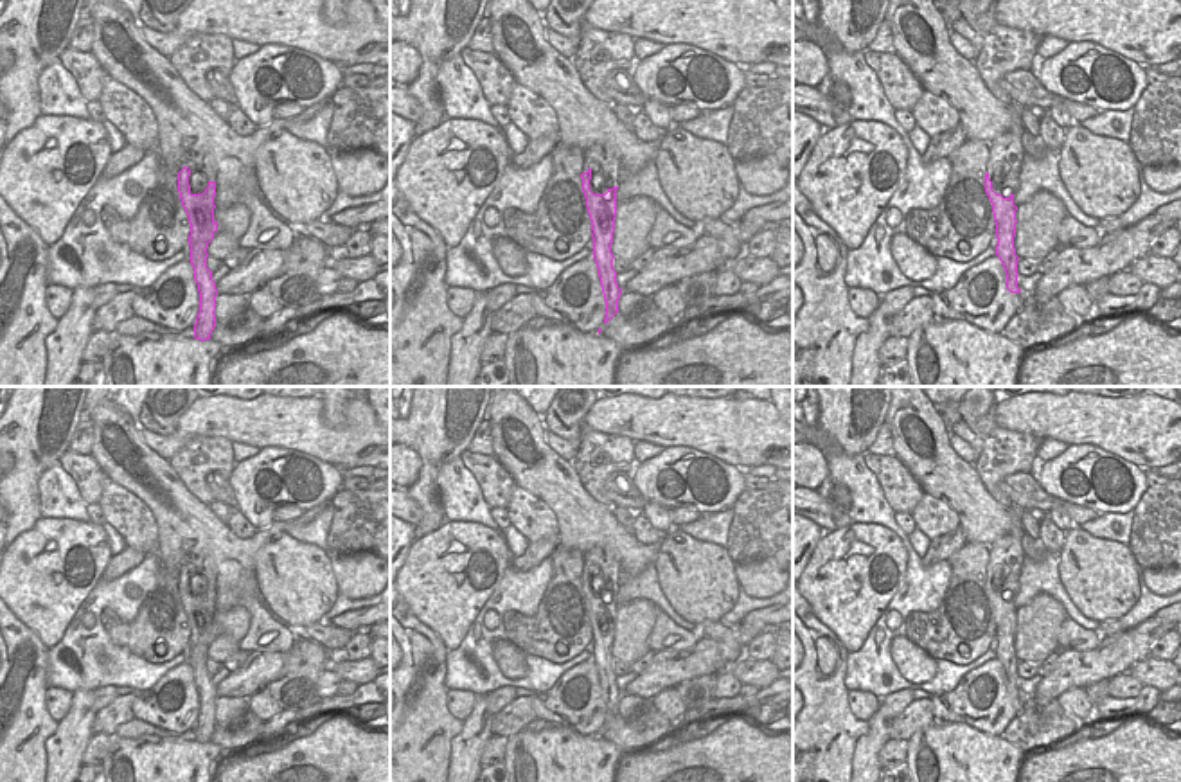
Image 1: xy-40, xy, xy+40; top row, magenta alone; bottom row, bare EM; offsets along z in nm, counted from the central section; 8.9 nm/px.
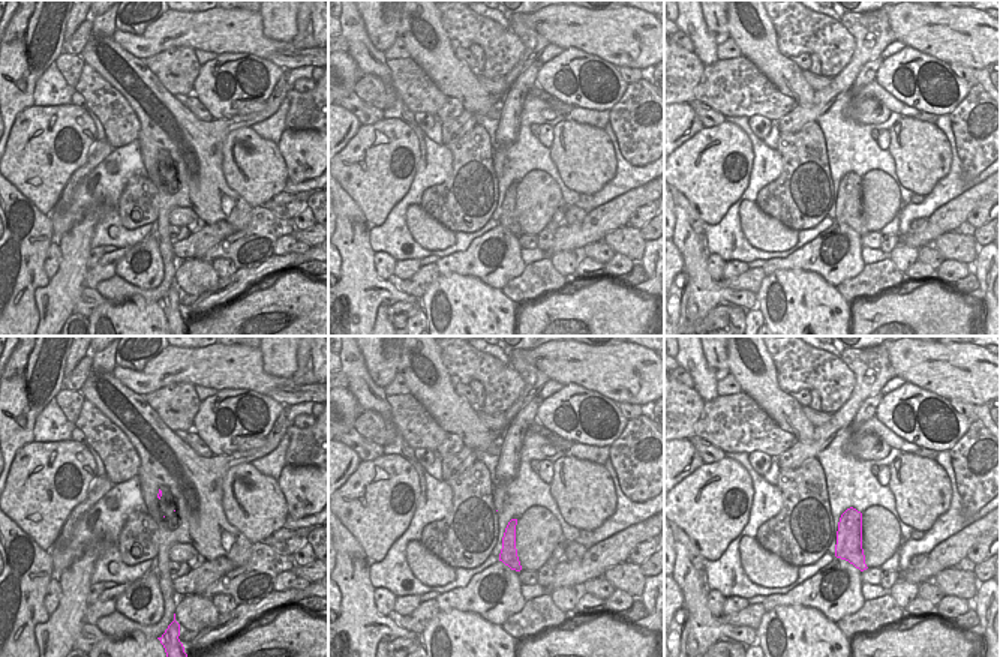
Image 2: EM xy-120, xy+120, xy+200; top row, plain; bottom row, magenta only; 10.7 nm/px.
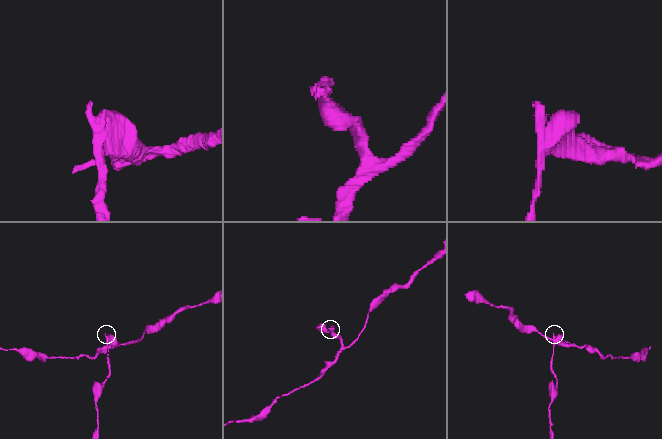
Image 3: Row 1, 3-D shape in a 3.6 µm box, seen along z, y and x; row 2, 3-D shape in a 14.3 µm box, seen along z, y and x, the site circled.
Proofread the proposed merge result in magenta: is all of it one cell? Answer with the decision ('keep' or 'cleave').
cleave

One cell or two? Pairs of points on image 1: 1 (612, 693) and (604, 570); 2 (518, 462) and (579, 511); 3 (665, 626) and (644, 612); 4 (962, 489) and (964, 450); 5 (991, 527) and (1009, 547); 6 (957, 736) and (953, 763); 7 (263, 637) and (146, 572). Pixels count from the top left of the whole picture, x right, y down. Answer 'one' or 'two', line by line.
1: one
2: one
3: two
4: two
5: two
6: one
7: two

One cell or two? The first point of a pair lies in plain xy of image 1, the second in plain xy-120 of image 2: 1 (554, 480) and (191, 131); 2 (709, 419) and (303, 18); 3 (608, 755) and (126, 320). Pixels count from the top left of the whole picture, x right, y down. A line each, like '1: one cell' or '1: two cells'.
1: one cell
2: two cells
3: one cell

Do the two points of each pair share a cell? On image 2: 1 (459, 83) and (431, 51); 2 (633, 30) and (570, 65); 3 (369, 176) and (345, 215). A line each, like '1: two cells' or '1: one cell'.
1: one cell
2: two cells
3: two cells

